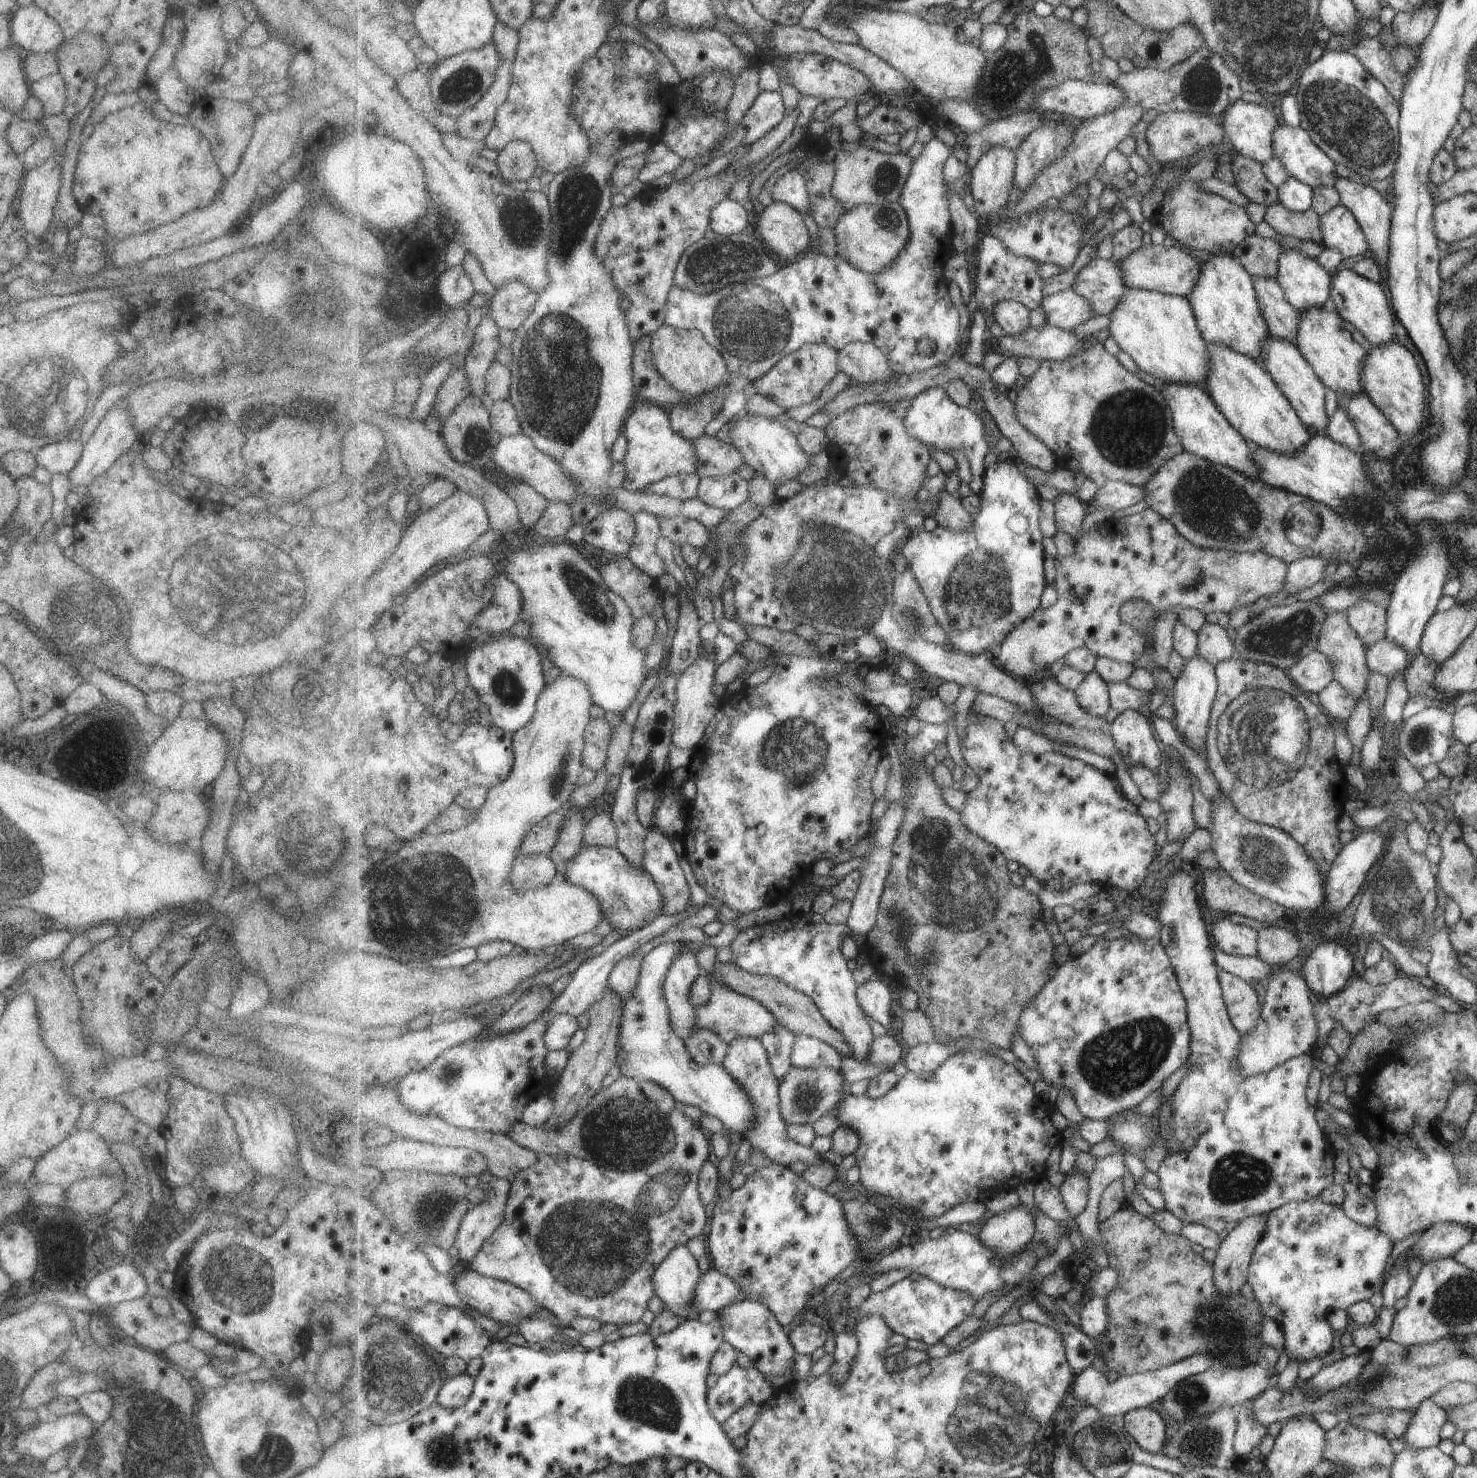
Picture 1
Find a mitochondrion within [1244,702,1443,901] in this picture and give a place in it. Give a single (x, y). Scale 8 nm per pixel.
(1420, 739)

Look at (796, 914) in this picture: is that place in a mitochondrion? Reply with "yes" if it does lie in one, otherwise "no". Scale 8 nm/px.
no

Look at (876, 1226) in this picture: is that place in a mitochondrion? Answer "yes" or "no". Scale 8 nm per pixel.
yes

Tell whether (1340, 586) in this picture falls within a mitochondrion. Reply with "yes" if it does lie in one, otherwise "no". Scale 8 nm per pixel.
no

